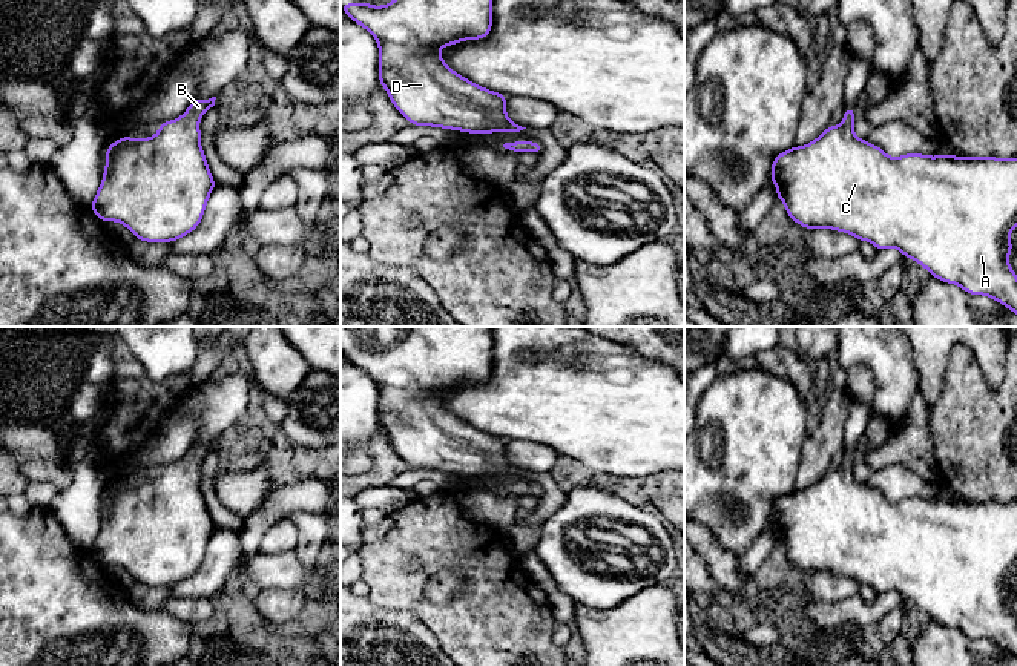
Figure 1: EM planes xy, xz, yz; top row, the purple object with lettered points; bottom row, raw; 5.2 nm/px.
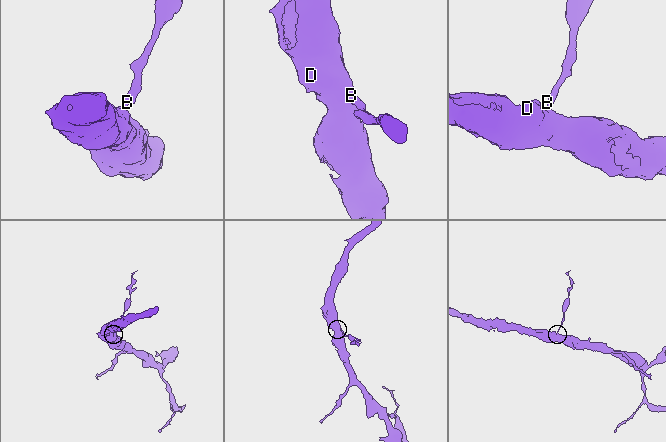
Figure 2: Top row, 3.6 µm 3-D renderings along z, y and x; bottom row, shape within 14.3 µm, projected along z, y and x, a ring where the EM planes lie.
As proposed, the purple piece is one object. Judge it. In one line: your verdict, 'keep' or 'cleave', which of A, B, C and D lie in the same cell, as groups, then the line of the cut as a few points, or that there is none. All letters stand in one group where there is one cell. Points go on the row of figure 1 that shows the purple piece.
keep; groups A B C D; cut none

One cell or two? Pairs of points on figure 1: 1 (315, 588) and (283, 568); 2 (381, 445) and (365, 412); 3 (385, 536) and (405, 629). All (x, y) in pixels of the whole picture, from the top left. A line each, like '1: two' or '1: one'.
1: one
2: two
3: two

